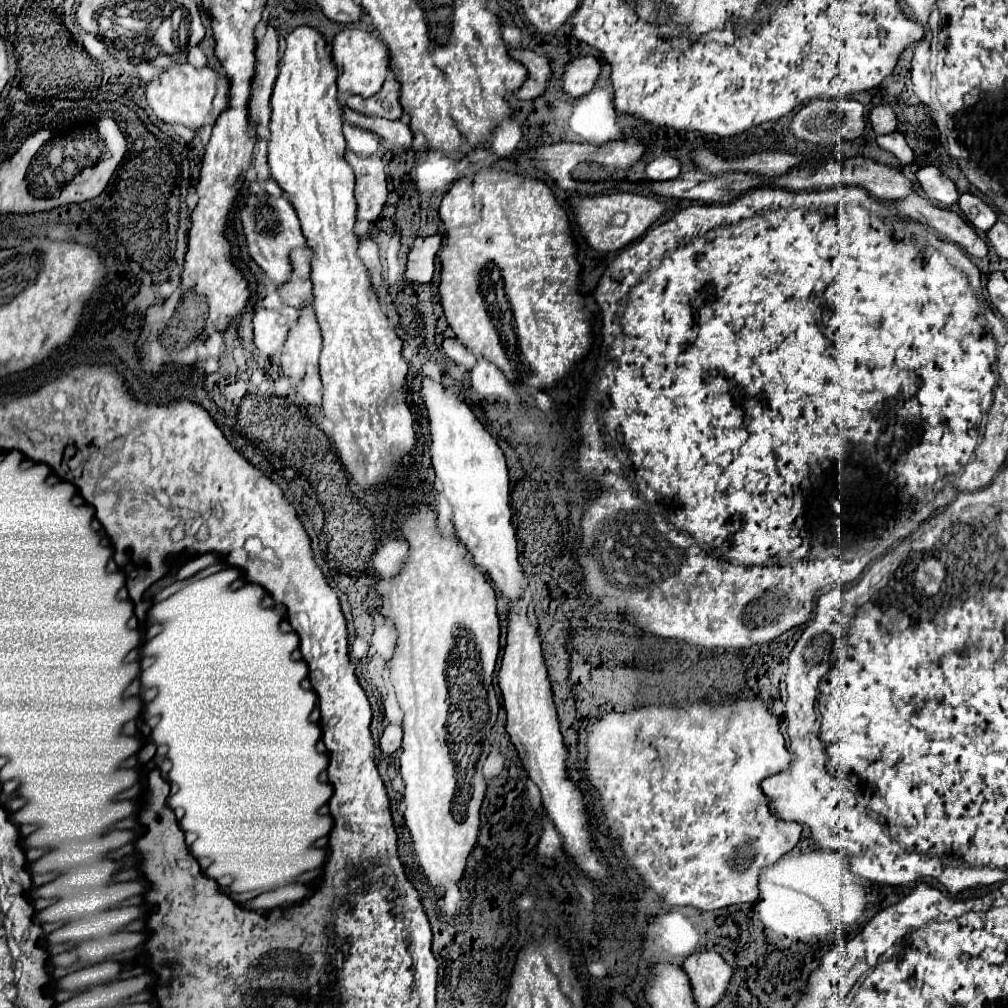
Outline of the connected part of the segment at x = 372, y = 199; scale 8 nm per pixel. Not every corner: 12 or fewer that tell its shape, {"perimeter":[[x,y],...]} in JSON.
{"perimeter":[[347,153],[355,171],[357,221],[377,221],[387,203],[381,157]]}

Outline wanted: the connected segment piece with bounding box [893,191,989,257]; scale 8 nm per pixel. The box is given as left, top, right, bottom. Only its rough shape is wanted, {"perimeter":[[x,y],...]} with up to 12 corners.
{"perimeter":[[915,191],[895,201],[901,215],[929,225],[973,257],[987,243],[959,213]]}

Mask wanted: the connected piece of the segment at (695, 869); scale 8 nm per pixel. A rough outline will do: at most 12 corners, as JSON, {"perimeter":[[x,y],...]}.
{"perimeter":[[761,701],[605,713],[584,774],[667,905],[755,901],[801,825]]}

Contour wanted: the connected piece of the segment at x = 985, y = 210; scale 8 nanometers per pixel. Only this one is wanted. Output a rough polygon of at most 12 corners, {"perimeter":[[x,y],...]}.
{"perimeter":[[973,193],[959,197],[967,221],[989,231],[997,221],[983,199]]}

